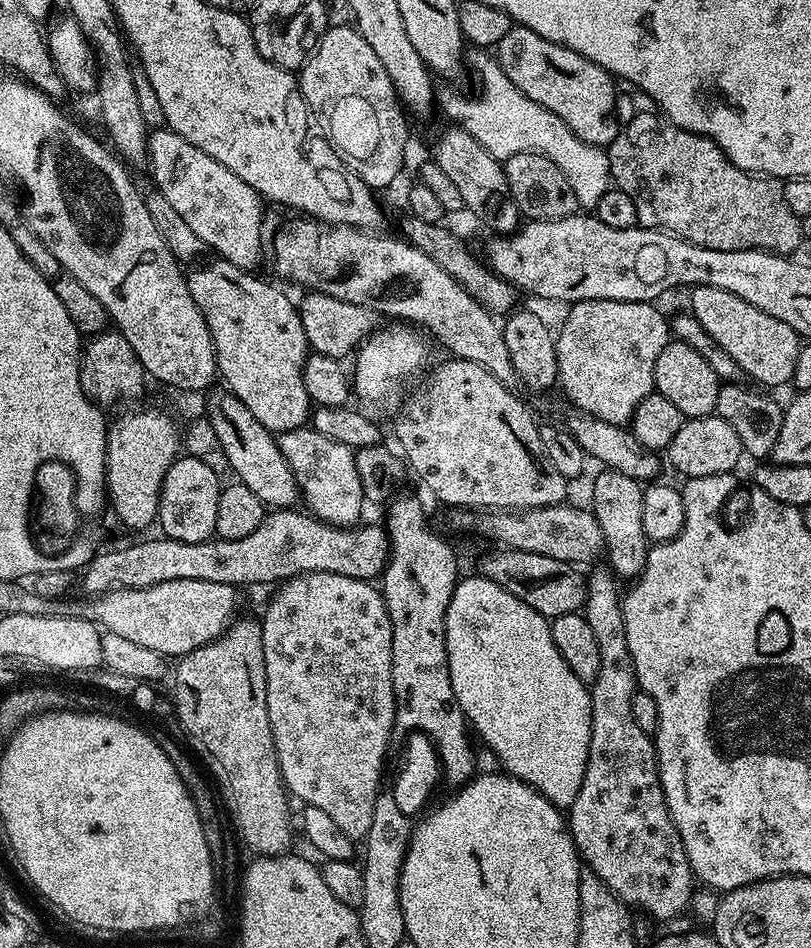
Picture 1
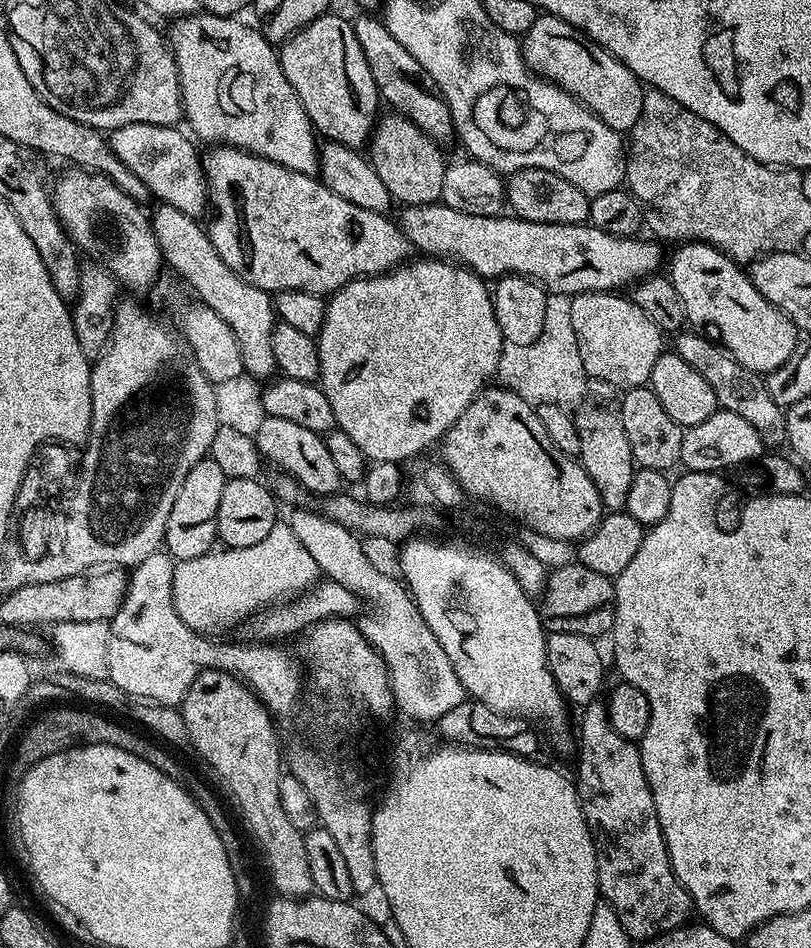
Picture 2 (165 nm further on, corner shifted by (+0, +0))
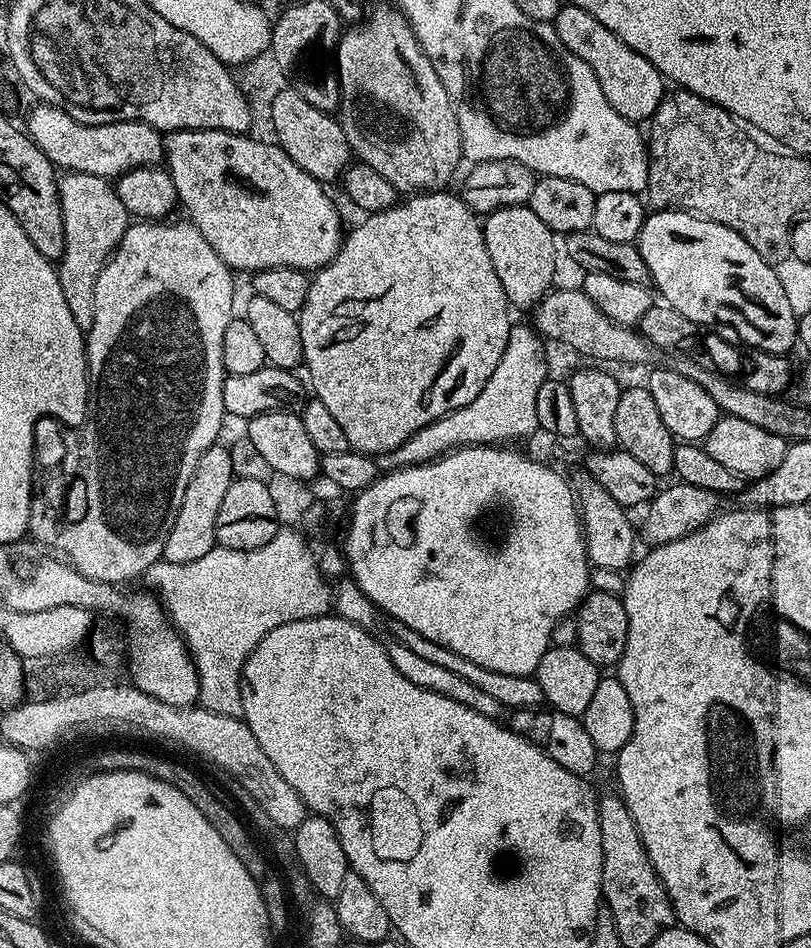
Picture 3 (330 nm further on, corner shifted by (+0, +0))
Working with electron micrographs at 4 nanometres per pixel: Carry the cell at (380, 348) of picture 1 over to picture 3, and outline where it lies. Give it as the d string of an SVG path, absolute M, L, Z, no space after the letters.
M441 190L412 194L392 208L365 215L364 221L345 235L339 254L311 277L310 294L306 294L306 302L298 313L304 351L303 367L308 368L311 391L312 388L316 391L313 392L315 399L320 400L322 406L326 406L326 410L330 410L330 414L334 414L334 419L341 424L349 449L363 452L365 456L375 458L383 452L393 452L415 432L422 430L422 426L428 426L454 410L462 410L462 406L470 406L470 402L482 394L482 386L490 382L490 374L494 374L498 362L502 362L502 354L506 354L506 342L510 338L514 317L511 316L513 313L506 290L502 290L502 282L498 282L494 262L490 262L490 250L486 250L481 217L472 212L459 195L451 196L450 193Z

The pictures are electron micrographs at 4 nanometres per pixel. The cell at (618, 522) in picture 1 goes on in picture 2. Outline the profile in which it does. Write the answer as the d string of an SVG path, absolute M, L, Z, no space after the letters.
M587 404L577 407L574 412L580 447L578 459L586 474L590 474L590 482L594 482L605 509L620 510L626 502L626 494L630 494L630 482L638 465L630 454L630 442L626 439L626 430L622 430L619 415L613 409L611 412L596 404Z

